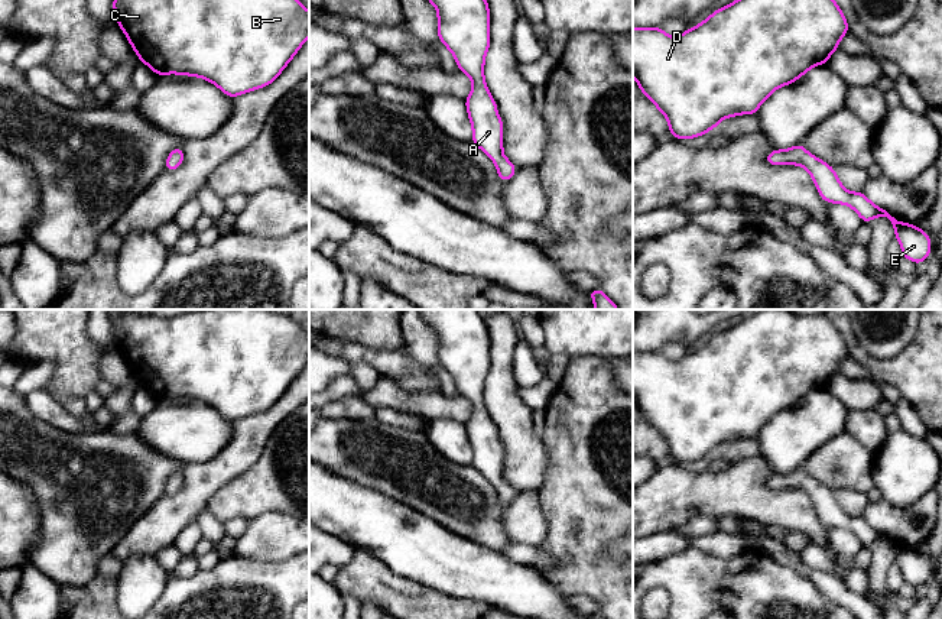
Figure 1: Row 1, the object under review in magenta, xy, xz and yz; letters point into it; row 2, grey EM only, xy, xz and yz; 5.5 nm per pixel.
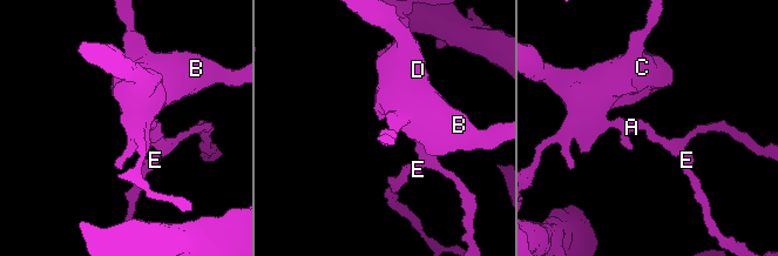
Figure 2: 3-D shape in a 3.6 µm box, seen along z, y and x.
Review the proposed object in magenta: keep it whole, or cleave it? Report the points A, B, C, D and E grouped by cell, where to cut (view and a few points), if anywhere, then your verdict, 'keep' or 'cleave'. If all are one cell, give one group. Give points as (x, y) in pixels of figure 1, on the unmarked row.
A B C D E; no cut; keep

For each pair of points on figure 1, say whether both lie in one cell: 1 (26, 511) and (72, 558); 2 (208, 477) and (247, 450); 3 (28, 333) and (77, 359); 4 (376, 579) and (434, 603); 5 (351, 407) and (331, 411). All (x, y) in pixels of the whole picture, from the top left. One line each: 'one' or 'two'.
1: two
2: one
3: one
4: one
5: one

